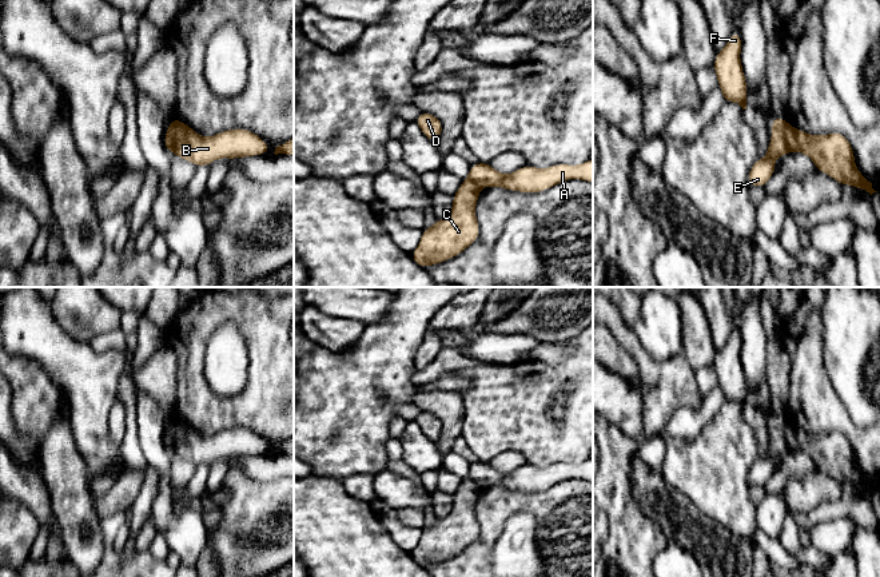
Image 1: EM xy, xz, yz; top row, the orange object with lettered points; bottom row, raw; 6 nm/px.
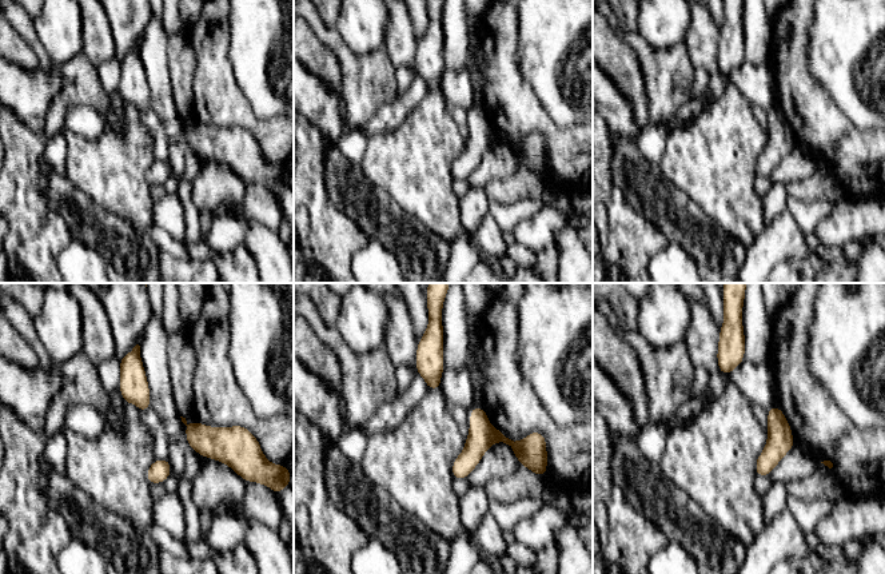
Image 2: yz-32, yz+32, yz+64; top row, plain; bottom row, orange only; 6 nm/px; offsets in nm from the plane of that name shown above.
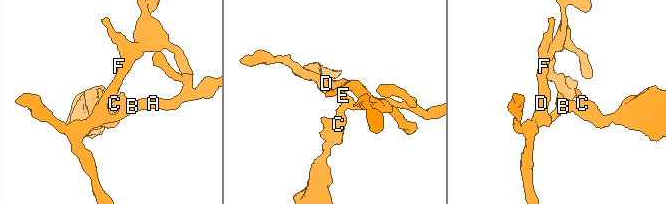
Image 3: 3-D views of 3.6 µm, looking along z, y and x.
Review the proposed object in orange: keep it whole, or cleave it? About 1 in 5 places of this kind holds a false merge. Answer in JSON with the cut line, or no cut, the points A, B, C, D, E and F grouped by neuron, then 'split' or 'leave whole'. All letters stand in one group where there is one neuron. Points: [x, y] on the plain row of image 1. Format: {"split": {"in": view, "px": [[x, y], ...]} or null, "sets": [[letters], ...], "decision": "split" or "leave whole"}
{"split": {"in": "yz", "px": [[789, 425], [785, 433], [787, 450]]}, "sets": [["A", "B", "D", "E", "F"], ["C"]], "decision": "split"}

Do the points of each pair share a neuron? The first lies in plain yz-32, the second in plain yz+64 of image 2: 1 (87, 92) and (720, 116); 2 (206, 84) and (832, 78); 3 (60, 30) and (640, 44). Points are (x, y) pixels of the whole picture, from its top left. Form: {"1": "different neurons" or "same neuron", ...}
{"1": "different neurons", "2": "different neurons", "3": "different neurons"}

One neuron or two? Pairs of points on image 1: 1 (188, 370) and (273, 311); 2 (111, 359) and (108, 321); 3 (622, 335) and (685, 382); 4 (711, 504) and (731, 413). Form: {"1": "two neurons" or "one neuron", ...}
{"1": "one neuron", "2": "two neurons", "3": "one neuron", "4": "one neuron"}

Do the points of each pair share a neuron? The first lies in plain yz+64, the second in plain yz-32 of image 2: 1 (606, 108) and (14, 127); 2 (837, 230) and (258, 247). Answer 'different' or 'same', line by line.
1: different
2: different

